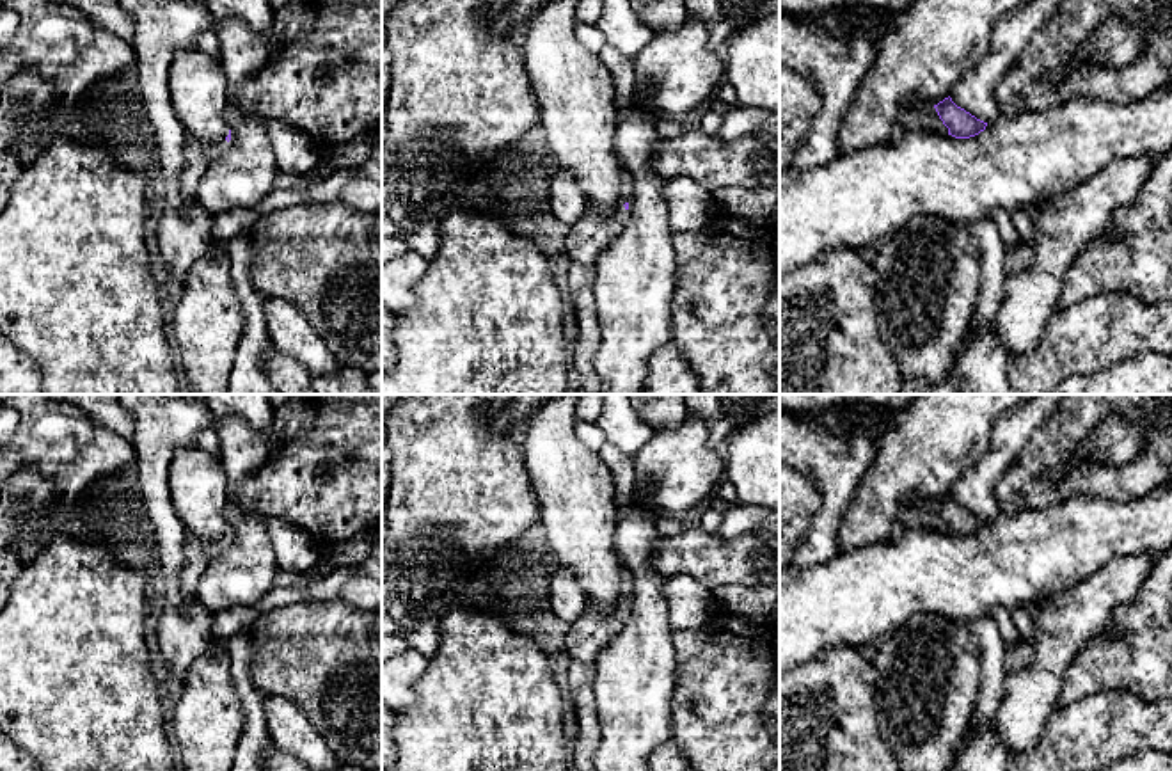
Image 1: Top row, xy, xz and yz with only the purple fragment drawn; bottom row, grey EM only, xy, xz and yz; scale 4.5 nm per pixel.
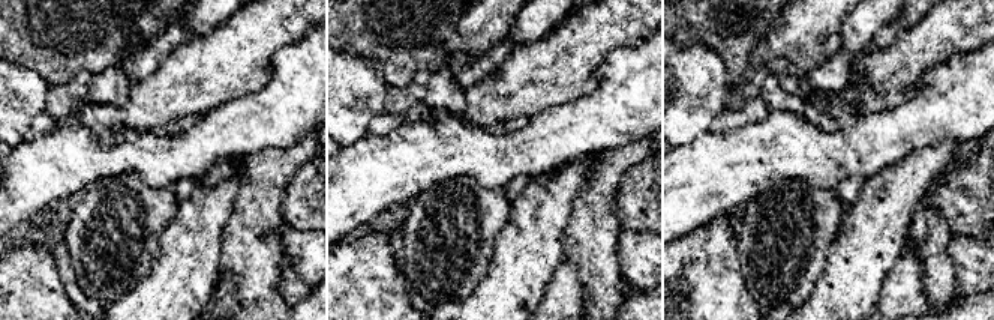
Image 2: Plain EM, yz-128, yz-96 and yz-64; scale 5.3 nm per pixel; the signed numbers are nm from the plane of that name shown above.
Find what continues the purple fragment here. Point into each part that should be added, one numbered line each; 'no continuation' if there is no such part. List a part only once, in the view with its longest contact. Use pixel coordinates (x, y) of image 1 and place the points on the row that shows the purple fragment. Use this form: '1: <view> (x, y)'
1: xz (585, 240)

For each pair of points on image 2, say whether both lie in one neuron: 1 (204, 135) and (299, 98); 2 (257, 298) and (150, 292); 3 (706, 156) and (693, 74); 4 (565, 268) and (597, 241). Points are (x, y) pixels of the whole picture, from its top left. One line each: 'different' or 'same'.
1: same
2: different
3: different
4: different

